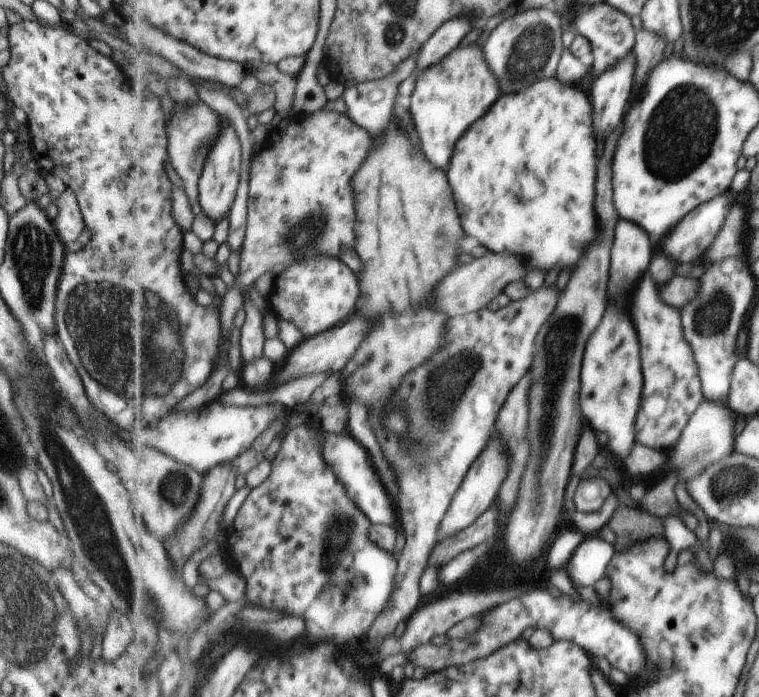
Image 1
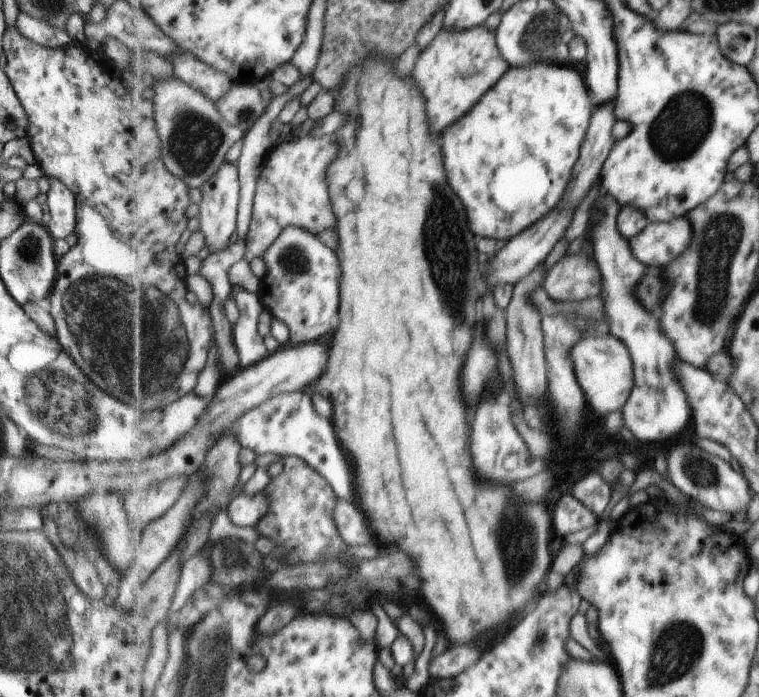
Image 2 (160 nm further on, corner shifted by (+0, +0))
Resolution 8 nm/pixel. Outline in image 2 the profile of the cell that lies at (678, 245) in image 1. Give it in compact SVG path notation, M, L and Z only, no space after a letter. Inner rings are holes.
M686 218L651 222L631 240L631 250L647 266L667 266L679 252L685 252L693 237L692 226Z

